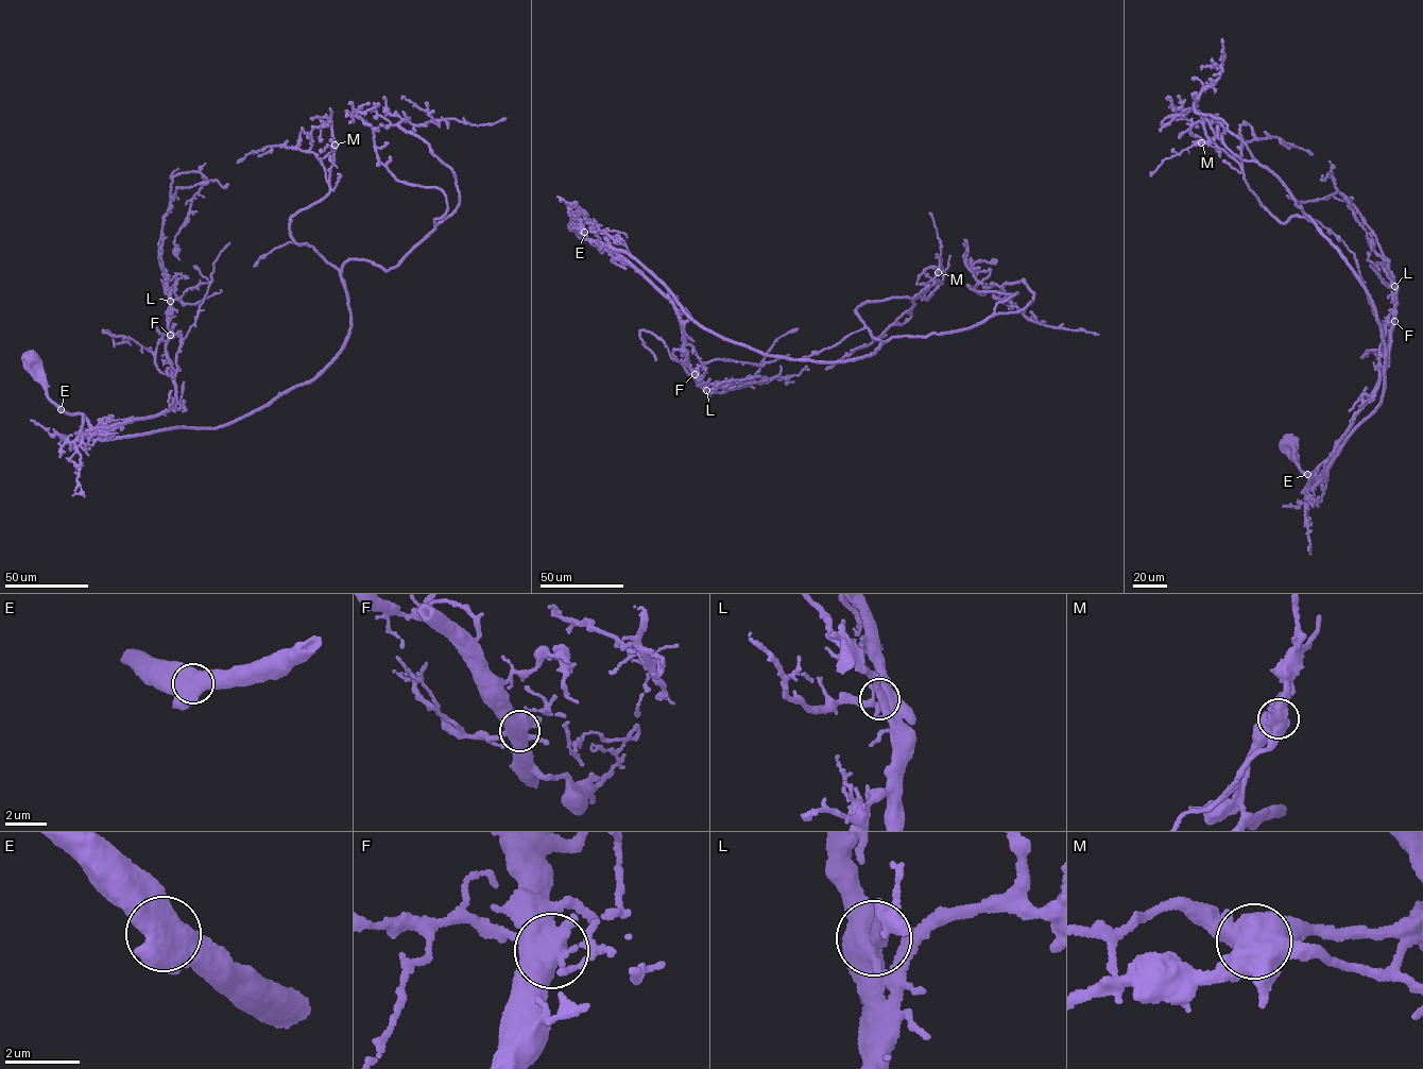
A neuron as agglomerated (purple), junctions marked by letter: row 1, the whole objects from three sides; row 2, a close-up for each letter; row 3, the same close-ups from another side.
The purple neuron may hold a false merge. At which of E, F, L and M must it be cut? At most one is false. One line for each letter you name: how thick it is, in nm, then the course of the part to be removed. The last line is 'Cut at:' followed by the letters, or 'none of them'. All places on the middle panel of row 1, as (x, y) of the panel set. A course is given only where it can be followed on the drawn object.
M: Thickness 650 nm. Course of the part to remove: (938, 272), (941, 245), (929, 213)
Cut at: M

